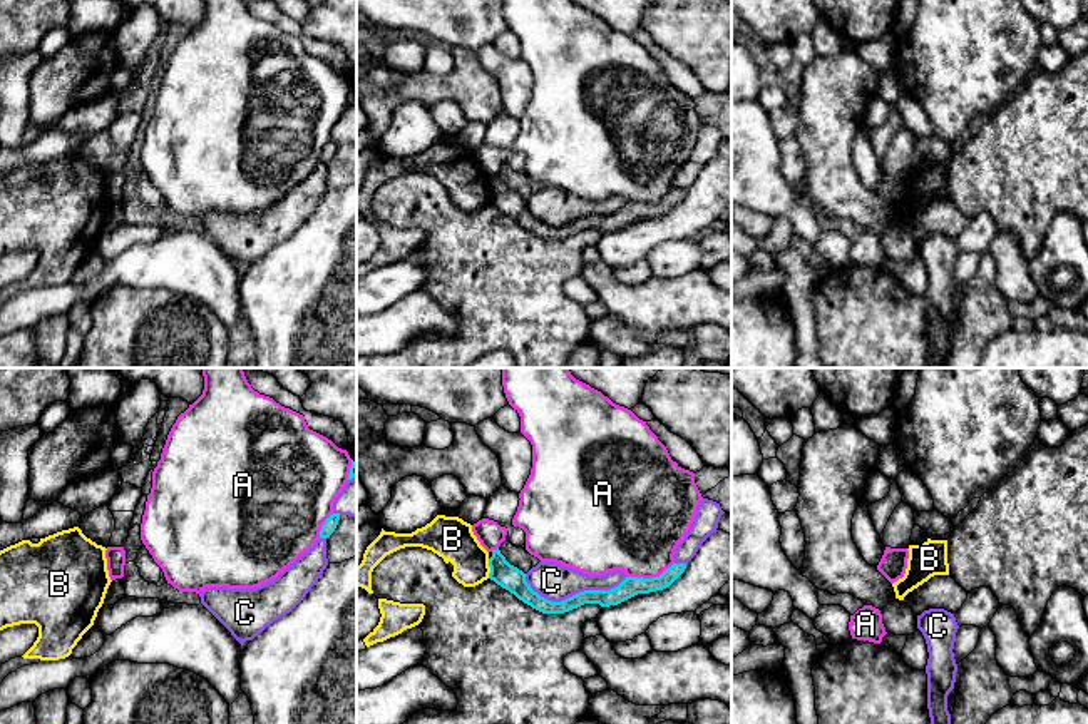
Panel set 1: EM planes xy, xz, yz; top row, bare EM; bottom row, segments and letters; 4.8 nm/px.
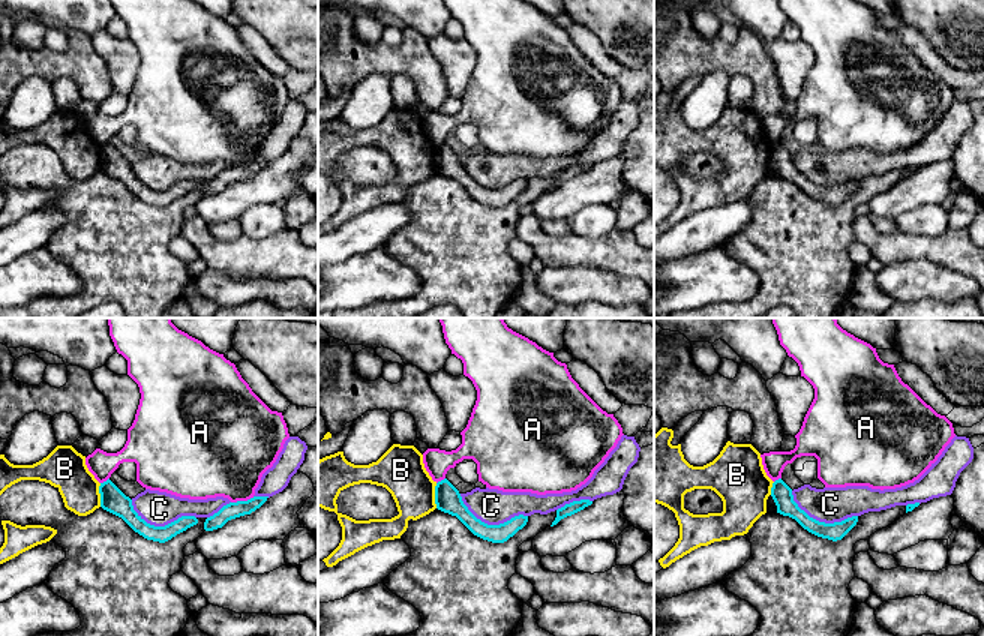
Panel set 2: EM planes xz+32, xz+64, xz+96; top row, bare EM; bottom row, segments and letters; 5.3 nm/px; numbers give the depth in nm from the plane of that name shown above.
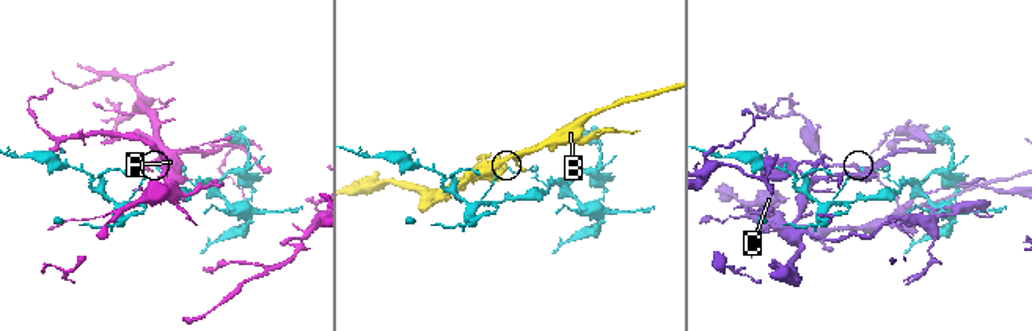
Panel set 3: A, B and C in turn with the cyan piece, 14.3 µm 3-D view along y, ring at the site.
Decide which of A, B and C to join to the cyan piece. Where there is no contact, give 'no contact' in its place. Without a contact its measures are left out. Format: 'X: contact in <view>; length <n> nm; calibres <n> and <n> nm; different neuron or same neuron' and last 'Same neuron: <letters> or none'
A: contact in xz; length 240 nm; calibres 100 and 420 nm; different neuron
B: contact in xz; length 100 nm; calibres 120 and 200 nm; different neuron
C: contact in xz; length 500 nm; calibres 90 and 180 nm; different neuron
Same neuron: none

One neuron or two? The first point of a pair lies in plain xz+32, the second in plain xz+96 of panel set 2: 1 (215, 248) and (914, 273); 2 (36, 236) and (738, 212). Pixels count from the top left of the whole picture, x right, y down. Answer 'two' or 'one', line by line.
1: two
2: one

